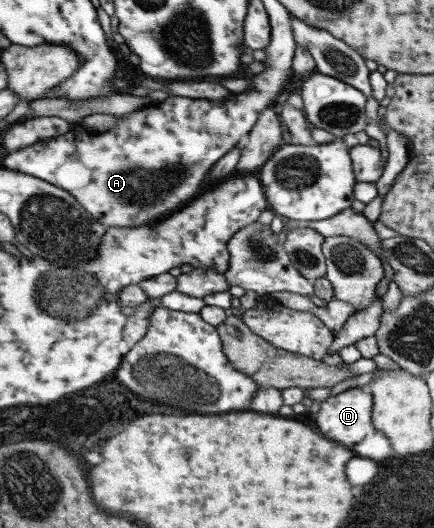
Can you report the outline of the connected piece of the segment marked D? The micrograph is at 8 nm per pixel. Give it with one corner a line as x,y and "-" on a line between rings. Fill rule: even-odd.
362,386
350,387
336,395
330,395
320,403
319,411
313,415
316,430
322,436
346,446
348,450
352,450
360,458
374,458
374,460
388,458
388,456
392,456
390,441
384,434
376,432
373,427
371,406
371,394

